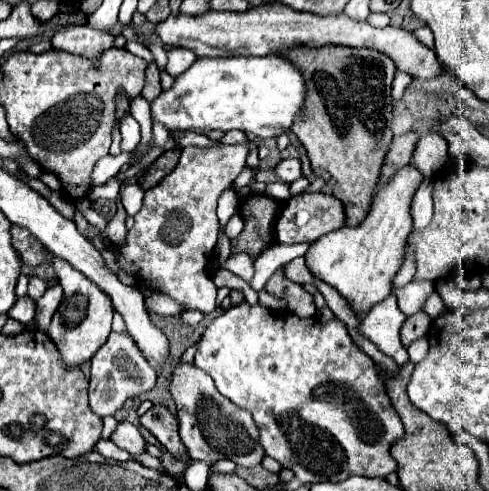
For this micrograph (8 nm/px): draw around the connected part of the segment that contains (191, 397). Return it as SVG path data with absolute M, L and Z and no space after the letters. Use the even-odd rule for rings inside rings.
M178 363L170 379L170 393L178 407L180 439L186 445L192 459L214 463L226 457L242 467L256 467L262 463L266 455L264 449L260 447L258 433L256 433L258 427L252 415L246 409L236 407L224 395L220 395L212 377L206 371L194 365Z

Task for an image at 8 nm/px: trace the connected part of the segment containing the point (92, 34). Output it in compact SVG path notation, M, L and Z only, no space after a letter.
M70 27L56 31L52 37L52 45L72 55L98 61L100 55L104 55L104 51L114 47L114 39L116 37L112 33L96 31L92 27Z

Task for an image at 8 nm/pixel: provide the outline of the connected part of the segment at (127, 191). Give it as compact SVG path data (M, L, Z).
M136 183L126 185L126 187L122 189L122 205L124 205L124 209L128 211L128 215L134 215L134 213L140 211L140 207L142 207L142 197L144 197L144 191L142 191Z

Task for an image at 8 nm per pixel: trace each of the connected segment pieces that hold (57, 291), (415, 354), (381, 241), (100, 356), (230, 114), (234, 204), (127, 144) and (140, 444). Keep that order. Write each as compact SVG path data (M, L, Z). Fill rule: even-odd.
M60 285L46 289L46 293L36 301L36 323L40 327L40 331L46 331L46 325L50 323L52 315L56 313L60 299L64 297L64 291Z
M426 336L414 341L409 346L407 346L410 361L413 362L414 364L420 362L428 352L429 343L427 341L428 339L425 337ZM420 340L424 340L424 341L420 341Z
M408 163L402 171L396 171L386 187L376 191L372 197L372 211L368 211L364 223L326 233L318 239L318 243L314 241L310 245L306 265L318 279L332 285L348 301L354 313L366 313L372 303L380 303L380 299L392 293L392 281L402 267L404 247L414 229L412 199L422 179L424 175Z
M110 333L108 341L92 357L92 375L90 375L90 409L108 417L114 415L128 399L136 399L154 389L158 375L156 369L142 357L134 339L126 333Z
M264 55L264 57L224 57L224 59L212 59L212 57L200 57L192 63L188 71L184 71L180 77L174 79L174 85L168 91L162 91L152 103L152 119L162 123L170 133L200 133L208 135L214 129L230 131L240 129L244 133L254 133L260 139L266 137L280 137L296 119L304 105L304 79L296 67L292 67L290 61L280 59L280 55Z
M228 187L228 191L224 191L218 199L218 219L222 227L226 225L230 215L234 215L236 211L238 211L238 193L232 187Z
M130 113L120 121L120 131L122 131L122 143L120 143L122 151L132 151L140 143L140 125Z
M126 421L120 423L118 429L112 433L112 441L114 441L120 449L128 451L128 453L132 455L132 459L138 459L142 453L146 453L146 441L144 441L144 437L140 435L138 427L134 427L134 425L126 423Z

